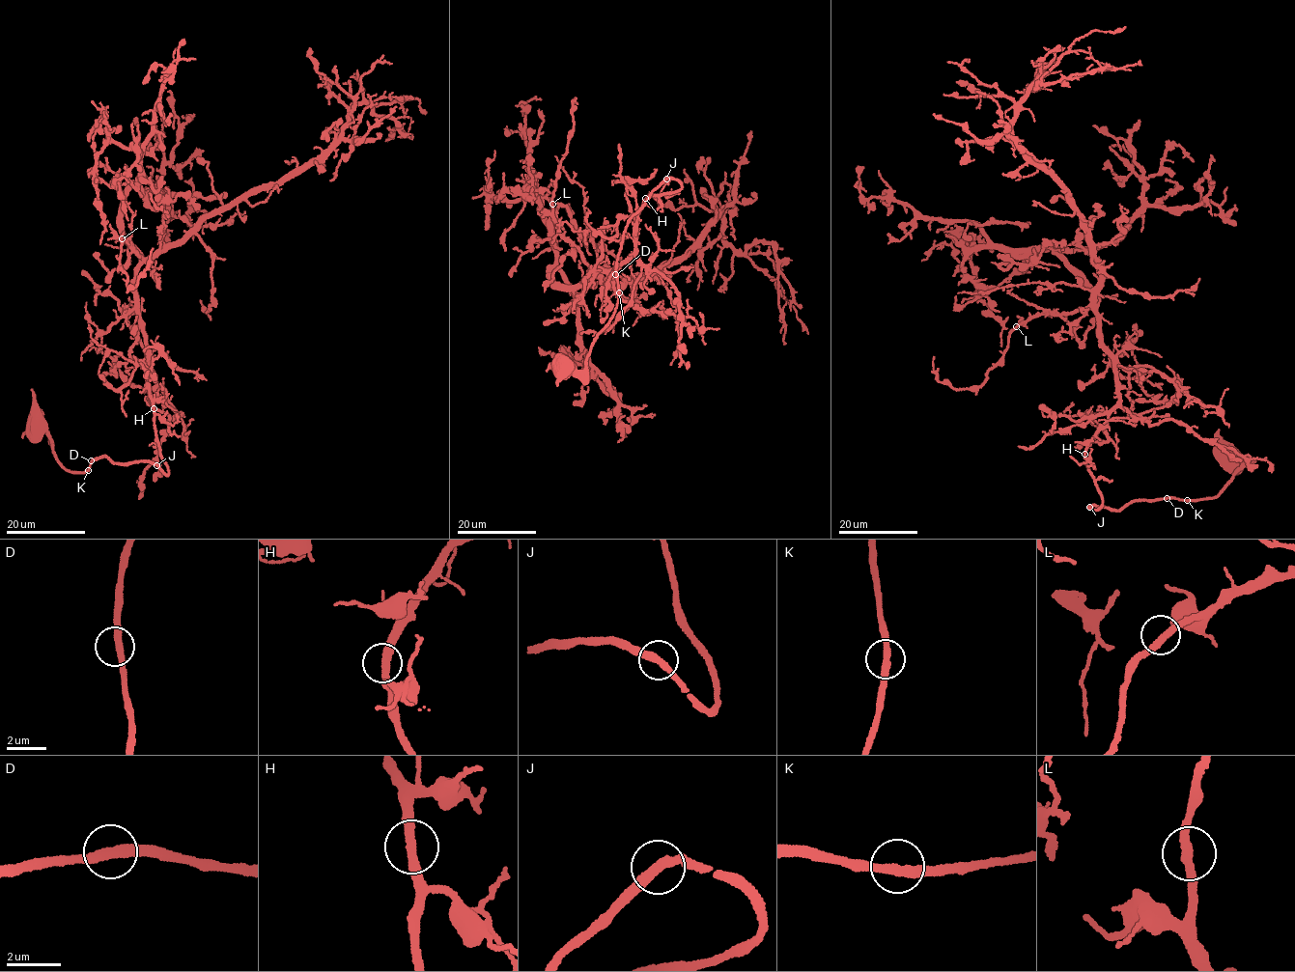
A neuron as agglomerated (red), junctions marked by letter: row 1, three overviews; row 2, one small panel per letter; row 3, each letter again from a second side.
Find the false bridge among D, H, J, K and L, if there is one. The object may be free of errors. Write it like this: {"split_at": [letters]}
{"split_at": []}

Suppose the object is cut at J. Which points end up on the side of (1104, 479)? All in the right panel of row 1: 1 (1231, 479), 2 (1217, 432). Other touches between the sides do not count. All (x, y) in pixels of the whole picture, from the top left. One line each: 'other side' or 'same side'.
1: other side
2: other side

